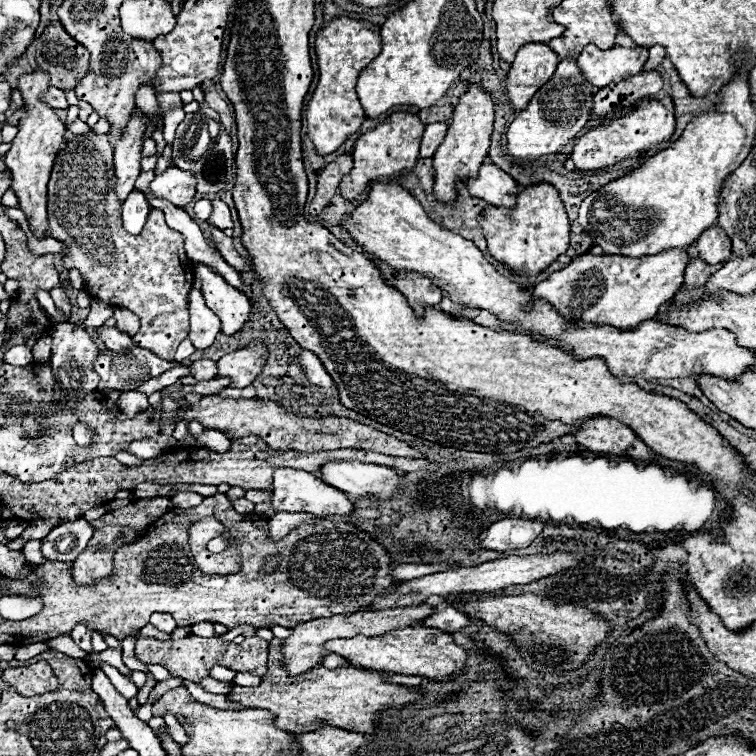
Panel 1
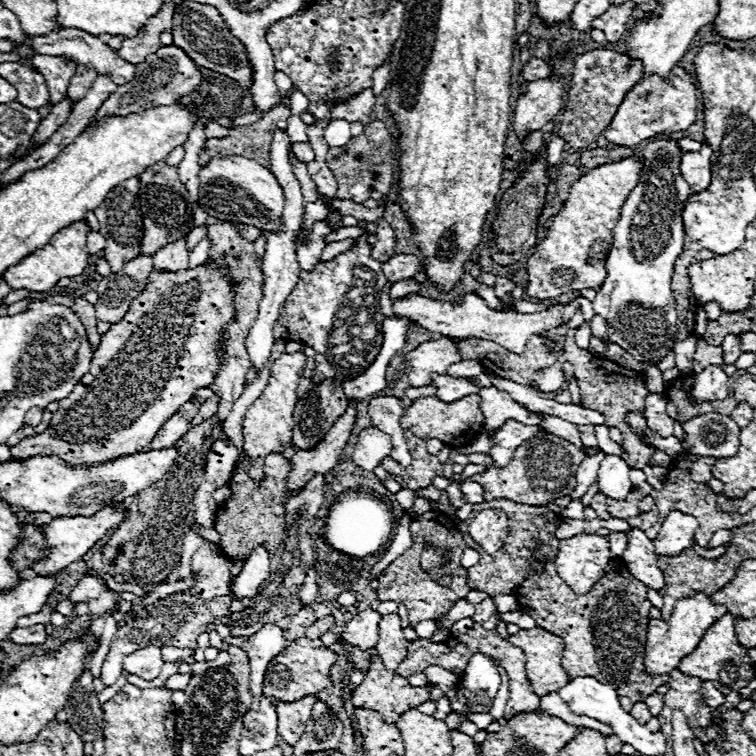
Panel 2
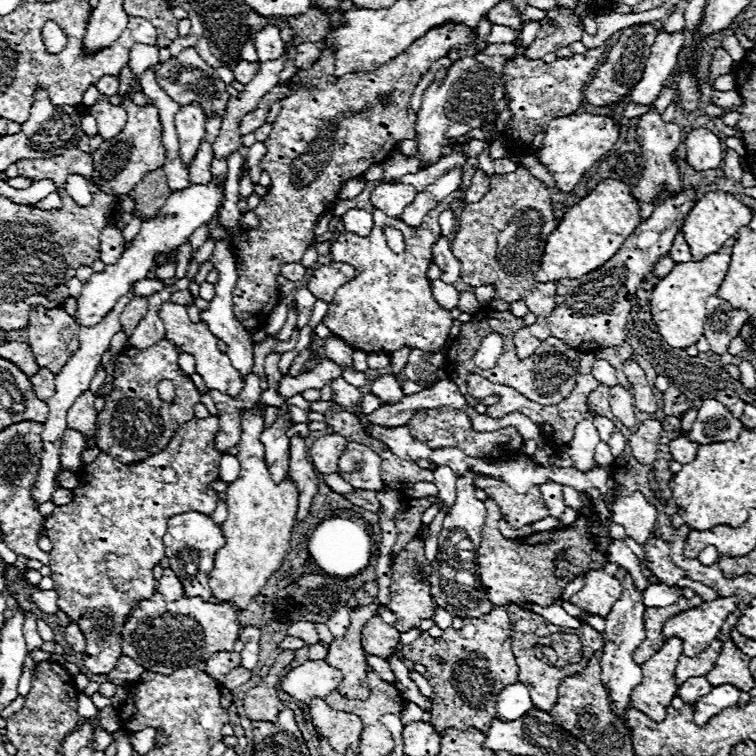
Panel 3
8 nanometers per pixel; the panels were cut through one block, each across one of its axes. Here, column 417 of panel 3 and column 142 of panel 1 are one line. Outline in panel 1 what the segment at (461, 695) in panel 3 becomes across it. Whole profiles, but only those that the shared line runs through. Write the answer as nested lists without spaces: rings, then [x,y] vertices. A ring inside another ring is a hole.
[[[190,634],[182,640],[176,640],[176,642],[172,642],[172,640],[162,642],[156,638],[144,638],[144,640],[136,640],[134,654],[144,664],[162,664],[172,676],[180,676],[190,682],[200,682],[204,676],[208,676],[210,668],[216,664],[226,666],[230,670],[242,670],[242,672],[250,672],[254,676],[264,676],[266,674],[266,660],[268,660],[268,642],[258,636],[250,636],[242,644],[226,642],[220,638],[200,638],[194,634]]]

